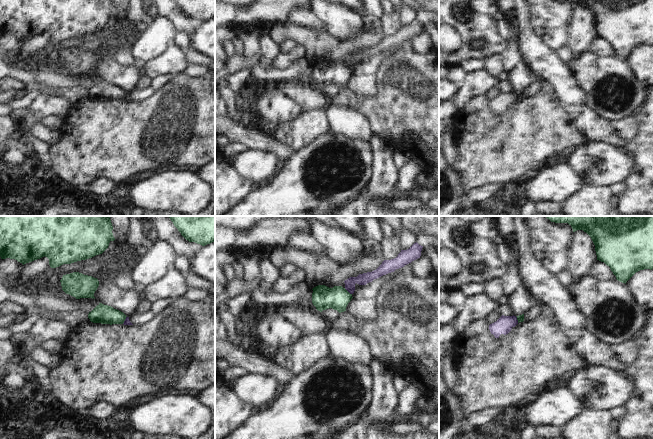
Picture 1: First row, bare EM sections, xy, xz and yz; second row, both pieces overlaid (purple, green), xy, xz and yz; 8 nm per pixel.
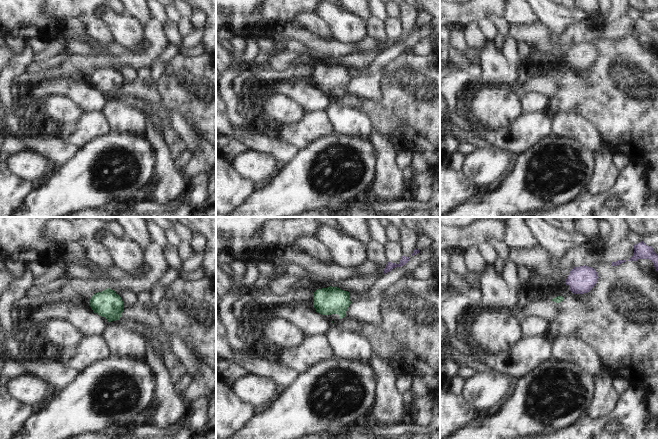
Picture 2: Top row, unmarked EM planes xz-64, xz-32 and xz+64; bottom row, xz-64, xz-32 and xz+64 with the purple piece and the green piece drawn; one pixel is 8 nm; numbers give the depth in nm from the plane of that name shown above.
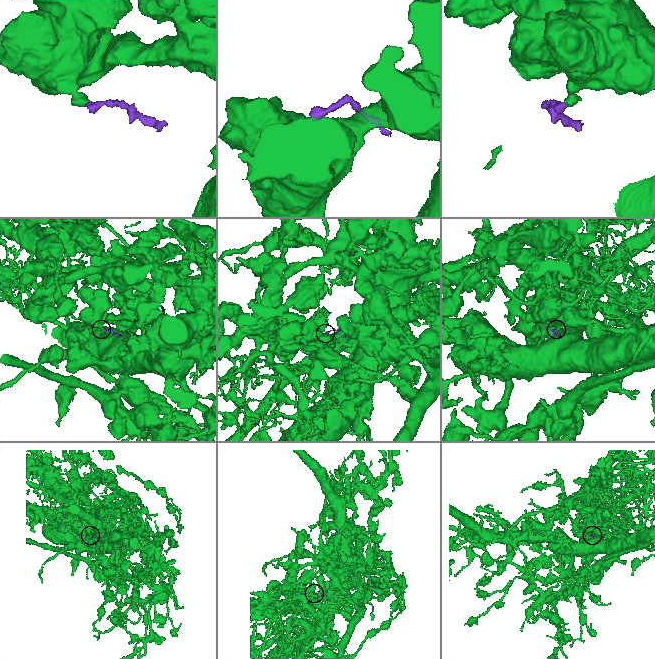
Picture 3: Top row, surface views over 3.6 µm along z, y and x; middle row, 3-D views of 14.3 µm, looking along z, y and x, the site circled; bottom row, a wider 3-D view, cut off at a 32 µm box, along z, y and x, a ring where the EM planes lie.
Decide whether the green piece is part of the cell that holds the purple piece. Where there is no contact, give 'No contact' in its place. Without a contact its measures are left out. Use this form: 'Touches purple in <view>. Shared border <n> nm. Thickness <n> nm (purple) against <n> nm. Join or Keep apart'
Touches purple in xz. Shared border 80 nm. Thickness 100 nm (purple) against 190 nm. Keep apart

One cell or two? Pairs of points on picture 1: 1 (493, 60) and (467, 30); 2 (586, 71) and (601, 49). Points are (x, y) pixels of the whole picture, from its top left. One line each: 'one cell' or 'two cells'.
1: two cells
2: two cells

